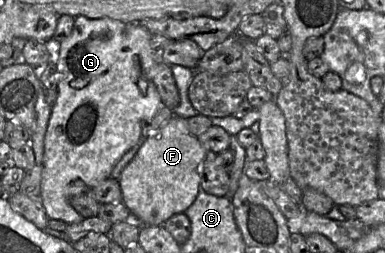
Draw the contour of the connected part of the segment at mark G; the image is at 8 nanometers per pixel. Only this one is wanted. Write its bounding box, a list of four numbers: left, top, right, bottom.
[40,16,166,224]

